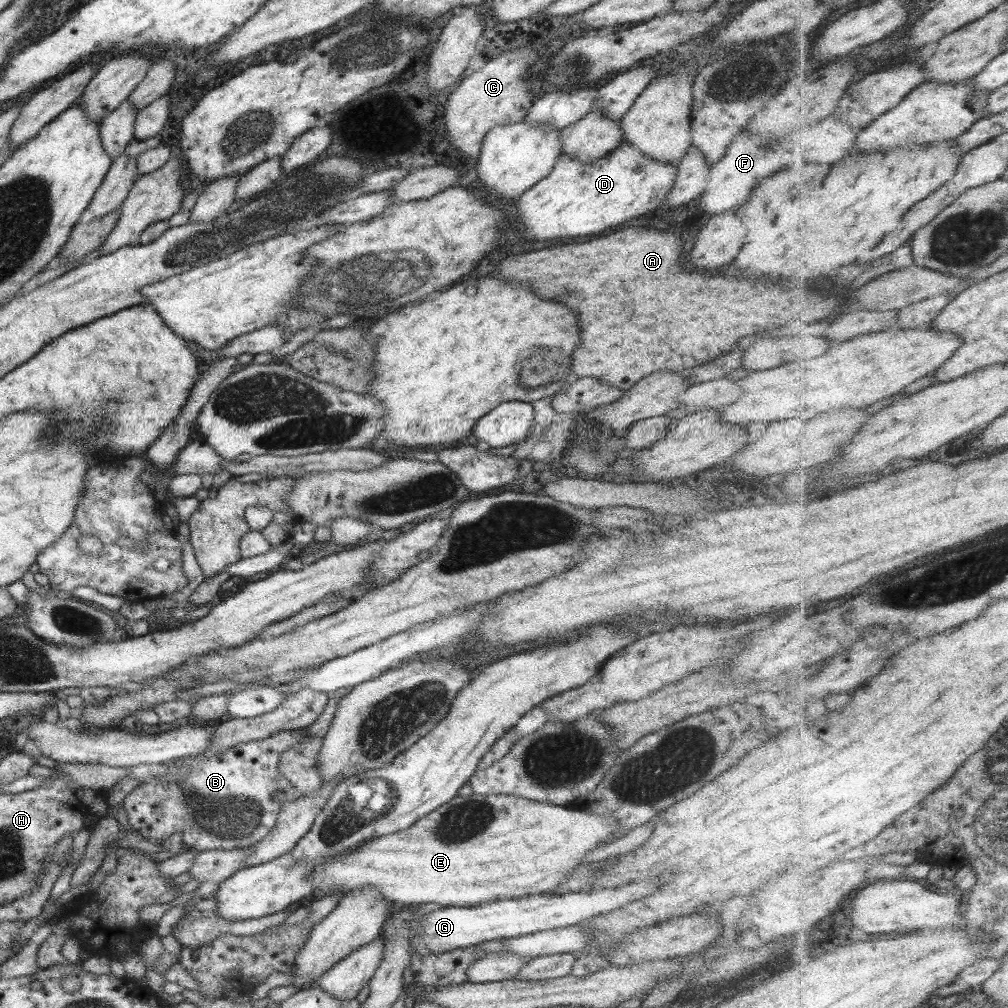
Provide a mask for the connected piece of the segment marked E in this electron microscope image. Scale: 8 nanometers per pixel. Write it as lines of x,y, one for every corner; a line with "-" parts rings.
454,795
428,816
419,818
412,827
364,841
332,856
332,860
325,860
308,879
314,886
314,897
329,896
336,891
341,897
365,886
374,888
397,906
470,907
485,901
551,892
570,876
589,851
603,845
614,834
613,830
615,820
611,816
595,816
517,795

